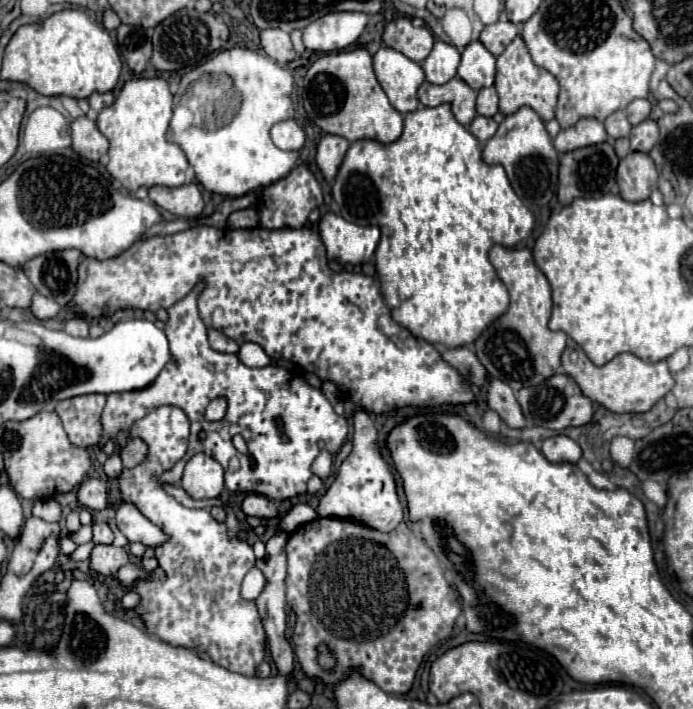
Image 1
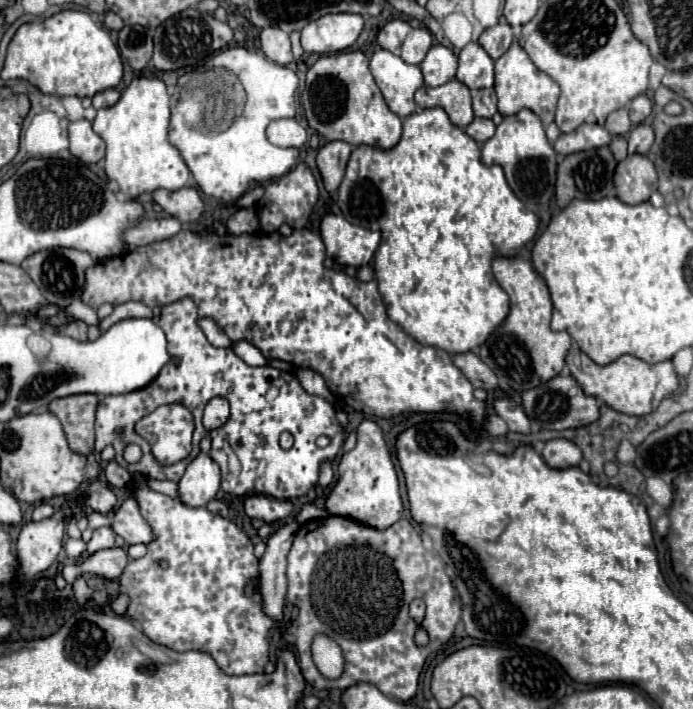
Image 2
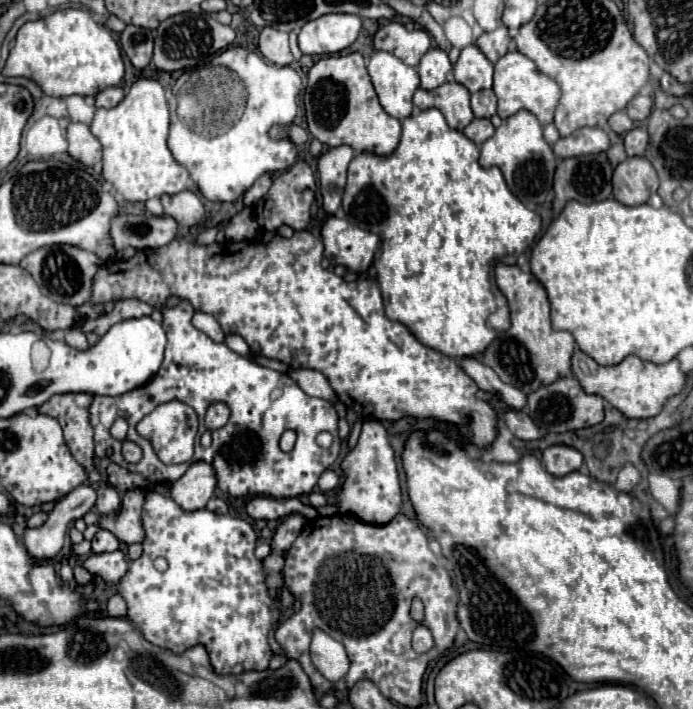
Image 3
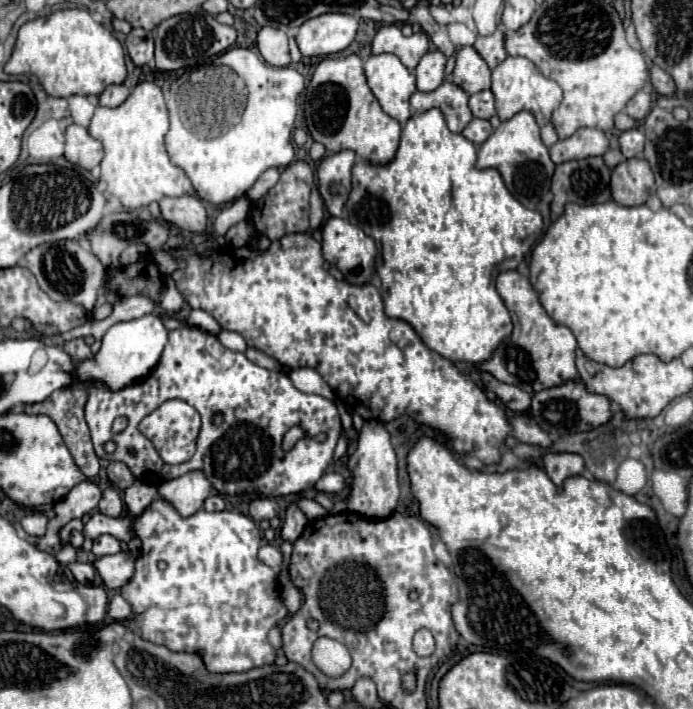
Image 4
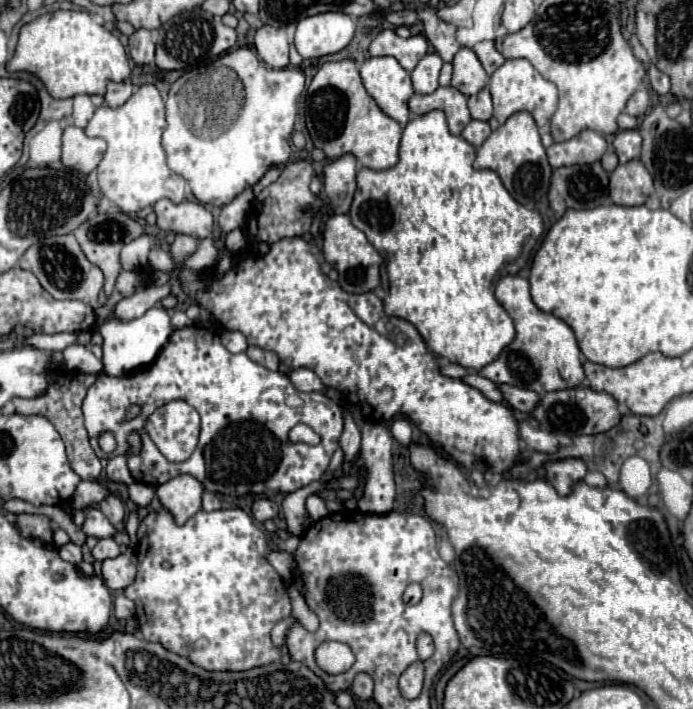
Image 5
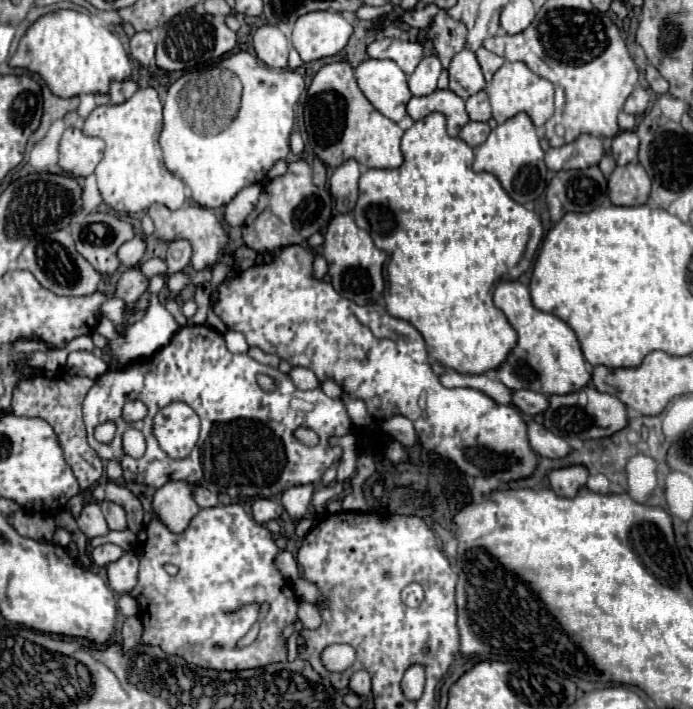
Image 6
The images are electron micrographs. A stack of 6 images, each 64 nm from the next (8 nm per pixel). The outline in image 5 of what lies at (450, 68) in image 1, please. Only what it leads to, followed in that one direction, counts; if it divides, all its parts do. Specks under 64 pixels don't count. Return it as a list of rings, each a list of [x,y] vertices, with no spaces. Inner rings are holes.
[[[426,54],[410,74],[414,92],[416,94],[434,92],[438,88],[440,68],[442,68],[442,58],[438,54]]]

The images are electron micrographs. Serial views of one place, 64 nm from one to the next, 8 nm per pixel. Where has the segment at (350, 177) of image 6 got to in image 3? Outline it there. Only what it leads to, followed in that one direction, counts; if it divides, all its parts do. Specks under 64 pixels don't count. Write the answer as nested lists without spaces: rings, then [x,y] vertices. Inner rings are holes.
[[[338,146],[338,148],[326,150],[318,158],[322,206],[328,214],[336,214],[338,208],[342,206],[342,192],[346,186],[346,170],[354,156],[356,154],[350,146]]]

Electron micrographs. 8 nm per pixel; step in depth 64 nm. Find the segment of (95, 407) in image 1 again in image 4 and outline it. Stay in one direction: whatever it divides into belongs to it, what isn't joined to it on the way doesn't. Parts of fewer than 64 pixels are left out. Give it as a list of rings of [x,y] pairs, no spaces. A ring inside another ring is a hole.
[[[74,382],[74,384],[70,384],[70,388],[60,388],[58,392],[52,392],[50,398],[46,398],[44,402],[24,404],[24,412],[26,414],[50,416],[50,420],[54,420],[54,424],[58,426],[58,430],[64,438],[64,444],[68,446],[68,452],[72,454],[80,472],[86,478],[94,478],[94,476],[98,476],[100,462],[98,462],[98,456],[94,454],[90,432],[88,432],[88,426],[86,426],[86,420],[84,420],[84,404],[86,404],[86,398],[88,398],[88,388],[90,388],[90,382]]]

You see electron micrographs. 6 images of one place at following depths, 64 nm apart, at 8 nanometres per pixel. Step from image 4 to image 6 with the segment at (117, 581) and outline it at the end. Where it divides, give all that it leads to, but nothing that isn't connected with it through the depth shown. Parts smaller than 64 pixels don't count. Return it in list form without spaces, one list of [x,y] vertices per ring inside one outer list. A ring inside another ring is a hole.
[[[130,552],[124,554],[118,562],[112,562],[106,566],[108,570],[108,584],[118,594],[128,594],[138,584],[138,558]]]

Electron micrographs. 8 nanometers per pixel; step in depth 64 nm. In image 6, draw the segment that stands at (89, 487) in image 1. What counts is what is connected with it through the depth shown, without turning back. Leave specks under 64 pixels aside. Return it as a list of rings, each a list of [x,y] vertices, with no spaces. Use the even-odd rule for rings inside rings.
[[[100,502],[100,506],[102,506],[104,518],[106,518],[110,530],[122,532],[122,530],[128,528],[128,524],[126,524],[126,514],[124,514],[122,506],[118,506],[118,504],[114,504],[114,502]]]

